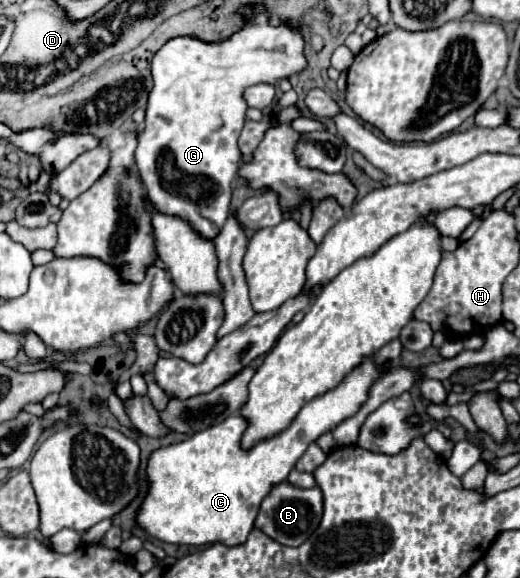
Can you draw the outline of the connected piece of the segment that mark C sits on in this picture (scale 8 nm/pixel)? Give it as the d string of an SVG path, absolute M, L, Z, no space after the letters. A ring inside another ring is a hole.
M373 357L363 359L337 387L311 399L287 429L255 443L251 449L241 447L241 437L247 429L247 419L241 413L195 433L187 441L157 449L149 457L147 475L151 487L137 513L137 525L165 543L241 545L253 529L263 497L287 479L289 471L317 437L331 433L341 421L359 411L369 397L371 385L381 375L383 371L373 363Z

